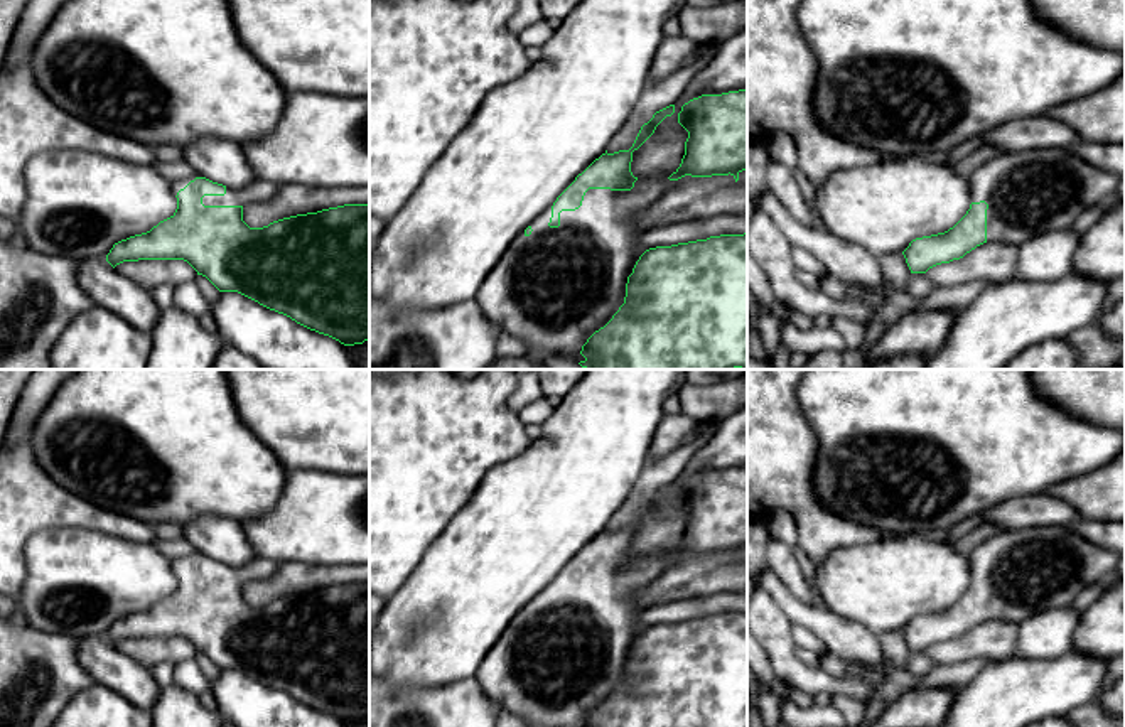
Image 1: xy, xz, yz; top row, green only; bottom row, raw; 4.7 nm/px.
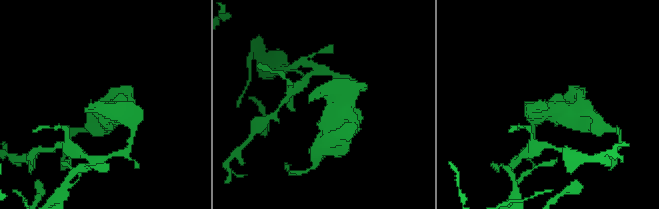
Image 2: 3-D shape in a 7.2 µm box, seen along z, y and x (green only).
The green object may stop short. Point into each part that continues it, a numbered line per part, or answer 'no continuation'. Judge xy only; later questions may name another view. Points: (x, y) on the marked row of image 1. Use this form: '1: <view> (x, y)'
1: xy (260, 191)

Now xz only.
1: xz (554, 289)

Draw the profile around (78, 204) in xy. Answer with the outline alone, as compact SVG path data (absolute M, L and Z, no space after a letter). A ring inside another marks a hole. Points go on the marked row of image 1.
M40 152L27 162L24 179L27 197L17 234L37 253L76 261L106 258L115 243L150 231L177 209L172 180L152 165L93 152Z

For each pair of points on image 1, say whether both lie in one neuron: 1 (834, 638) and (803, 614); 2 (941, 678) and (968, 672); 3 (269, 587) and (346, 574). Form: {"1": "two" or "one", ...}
{"1": "one", "2": "one", "3": "one"}

